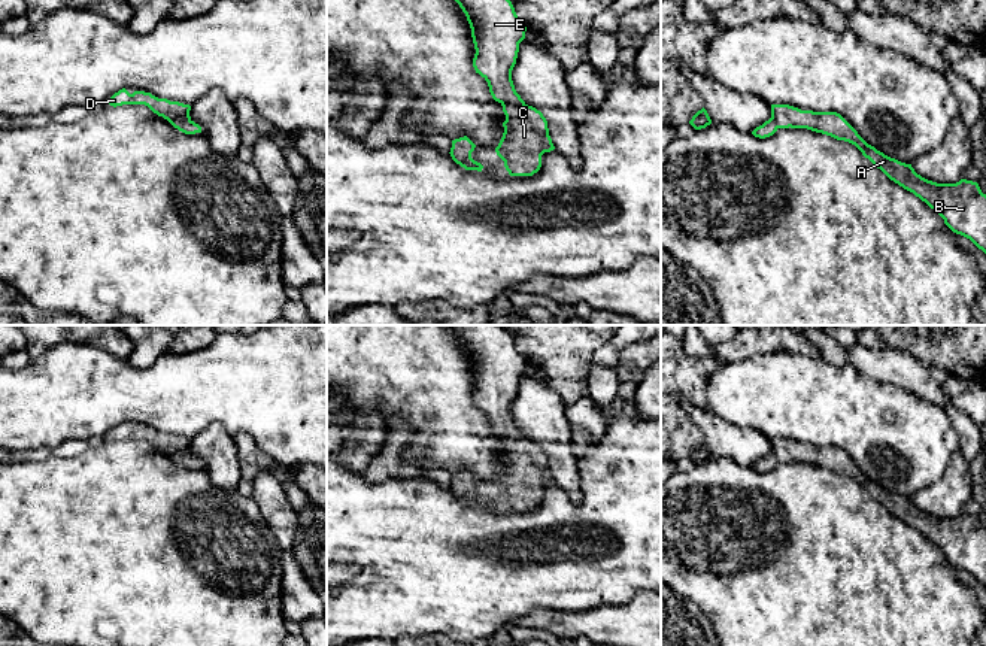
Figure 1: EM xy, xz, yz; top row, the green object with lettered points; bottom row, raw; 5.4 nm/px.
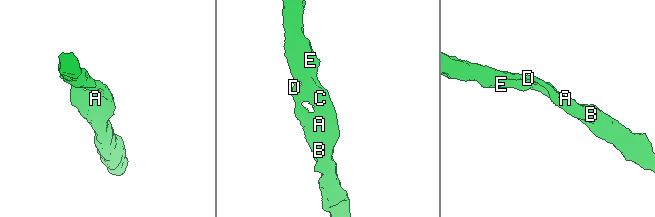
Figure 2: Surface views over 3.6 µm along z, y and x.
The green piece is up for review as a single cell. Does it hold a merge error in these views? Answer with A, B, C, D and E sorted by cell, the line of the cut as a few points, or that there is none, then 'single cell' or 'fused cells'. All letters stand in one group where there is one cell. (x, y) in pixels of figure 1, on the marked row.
A B C D E; no cut; single cell

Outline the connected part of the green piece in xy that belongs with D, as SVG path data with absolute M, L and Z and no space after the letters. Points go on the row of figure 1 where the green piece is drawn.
M122 88L109 98L109 104L113 107L122 104L145 104L158 116L167 119L179 131L185 134L201 133L201 127L189 116L189 104L158 98L151 92L134 91L130 94L125 88Z

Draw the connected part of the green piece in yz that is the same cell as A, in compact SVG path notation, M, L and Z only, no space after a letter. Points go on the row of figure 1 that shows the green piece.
M771 104L771 118L752 134L773 136L779 128L807 128L855 145L865 158L891 181L913 192L956 234L970 239L986 254L986 194L977 182L961 179L956 184L937 184L917 175L911 164L901 163L868 145L837 112L801 110L789 104Z

